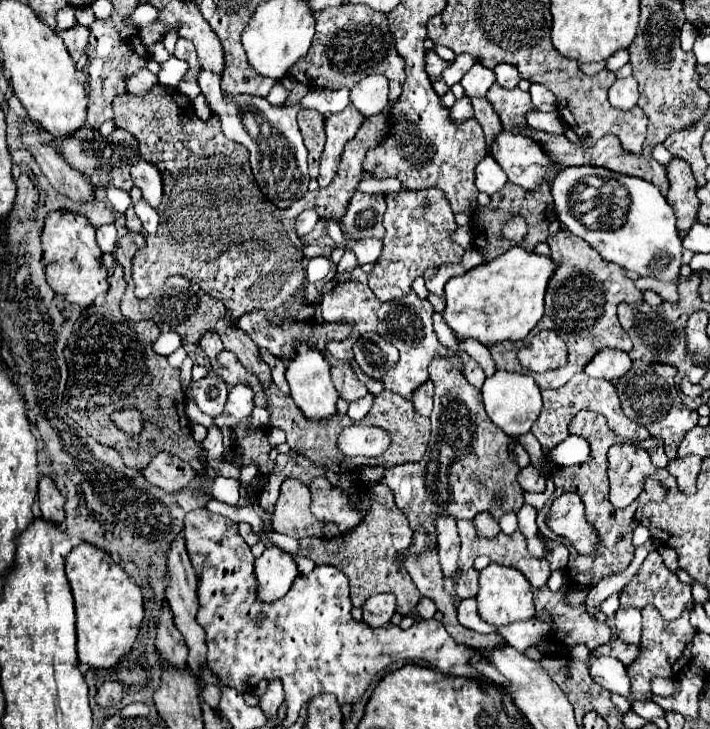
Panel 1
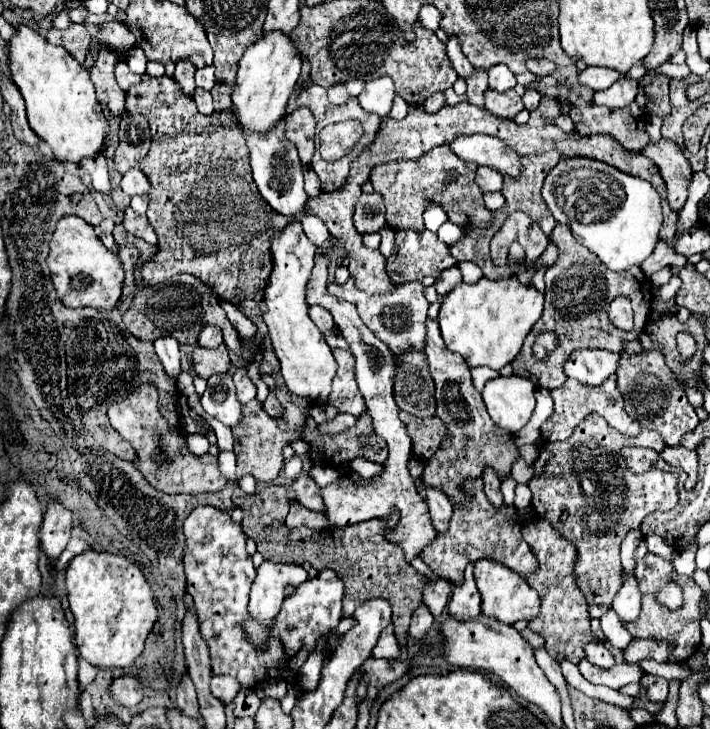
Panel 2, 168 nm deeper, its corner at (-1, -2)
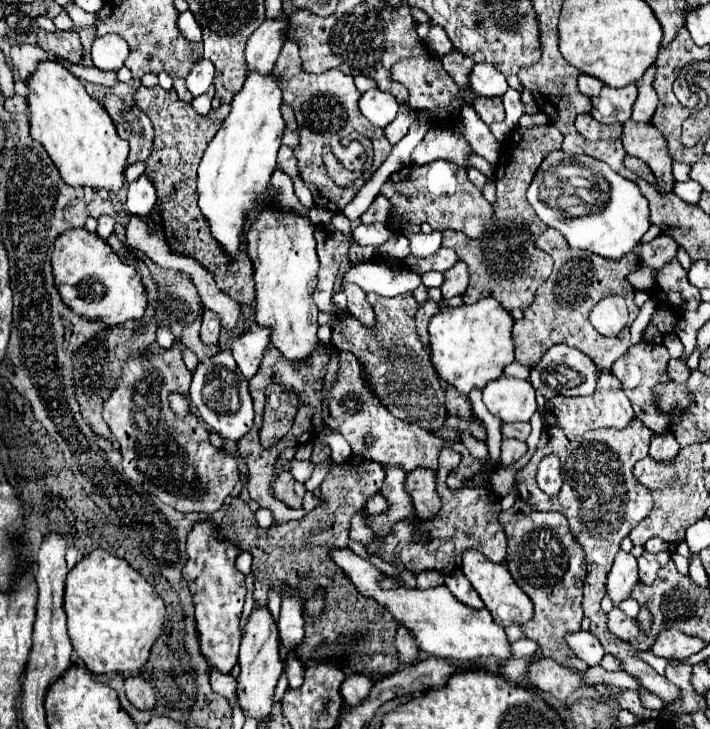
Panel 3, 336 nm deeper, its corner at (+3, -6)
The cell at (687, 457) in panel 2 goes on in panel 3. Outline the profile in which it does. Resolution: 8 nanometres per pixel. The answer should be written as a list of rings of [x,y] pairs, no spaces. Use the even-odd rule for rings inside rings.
[[[672,433],[668,435],[654,435],[652,437],[652,443],[650,443],[650,457],[654,461],[660,461],[660,463],[672,463],[676,459],[680,451],[680,445],[678,441],[674,439]]]

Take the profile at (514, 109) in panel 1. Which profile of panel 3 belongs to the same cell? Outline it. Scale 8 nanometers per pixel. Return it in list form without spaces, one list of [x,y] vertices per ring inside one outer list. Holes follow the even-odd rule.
[[[476,97],[474,99],[474,109],[486,125],[492,125],[496,121],[504,121],[504,111],[502,111],[502,99],[500,97]]]

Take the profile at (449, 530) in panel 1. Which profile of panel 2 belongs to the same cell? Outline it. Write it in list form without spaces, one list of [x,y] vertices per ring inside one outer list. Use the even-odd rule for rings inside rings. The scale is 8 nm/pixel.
[[[422,487],[422,493],[426,497],[426,503],[430,507],[430,519],[432,525],[438,533],[448,529],[448,521],[452,517],[452,503],[450,499],[444,495],[444,491],[440,491],[438,487]]]

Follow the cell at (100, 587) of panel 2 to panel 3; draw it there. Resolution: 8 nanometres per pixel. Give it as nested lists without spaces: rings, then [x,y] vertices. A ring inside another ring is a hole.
[[[102,549],[86,555],[68,573],[64,609],[74,651],[92,673],[142,669],[164,623],[164,603],[152,585],[124,559]]]

